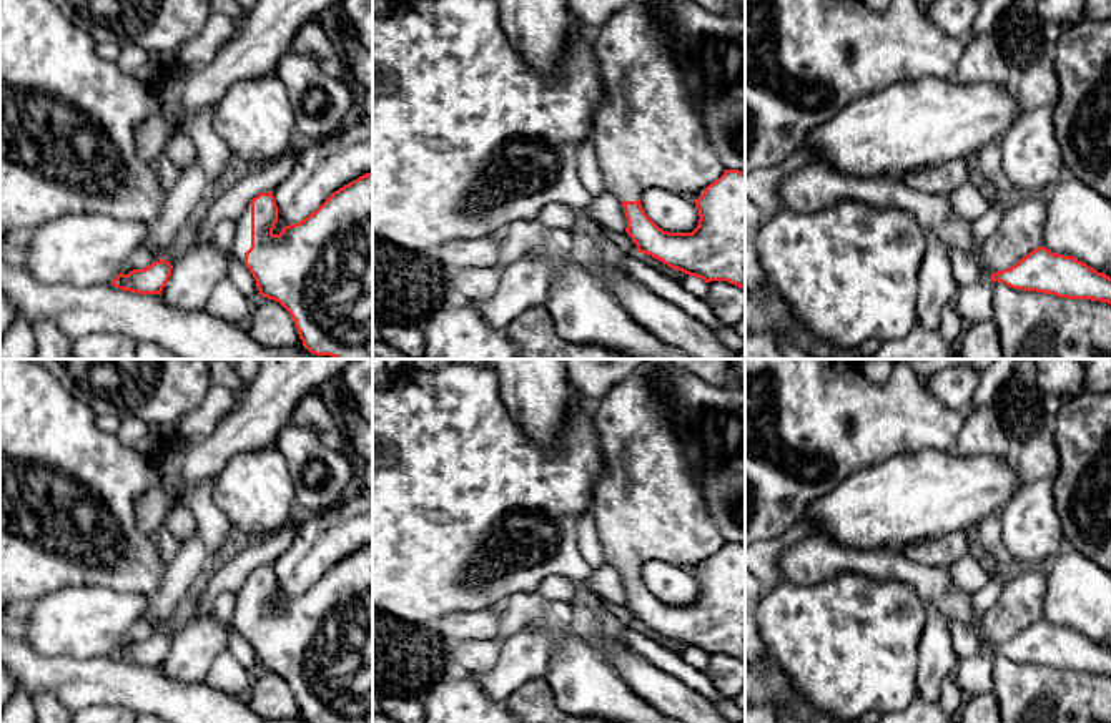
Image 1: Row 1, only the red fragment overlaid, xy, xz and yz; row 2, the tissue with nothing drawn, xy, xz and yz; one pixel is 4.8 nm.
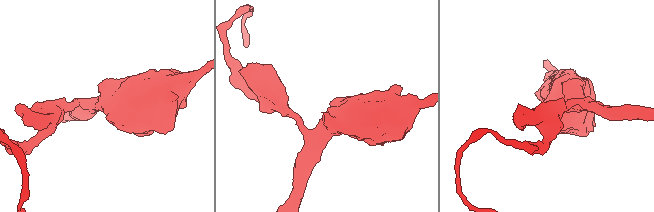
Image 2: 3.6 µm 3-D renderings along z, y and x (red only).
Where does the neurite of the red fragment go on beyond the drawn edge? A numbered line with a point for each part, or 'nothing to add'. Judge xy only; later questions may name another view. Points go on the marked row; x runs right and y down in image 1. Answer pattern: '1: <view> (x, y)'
1: xy (241, 241)

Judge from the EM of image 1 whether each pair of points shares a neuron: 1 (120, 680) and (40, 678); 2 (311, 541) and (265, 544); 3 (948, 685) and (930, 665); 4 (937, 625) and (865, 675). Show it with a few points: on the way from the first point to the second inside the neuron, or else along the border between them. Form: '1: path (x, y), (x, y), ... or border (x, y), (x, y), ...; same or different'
1: path (100, 680), (60, 678); same
2: border (300, 524), (290, 547), (273, 564); different
3: border (950, 675), (943, 680), (937, 702); different
4: border (930, 612), (920, 639), (920, 660), (915, 673); different

